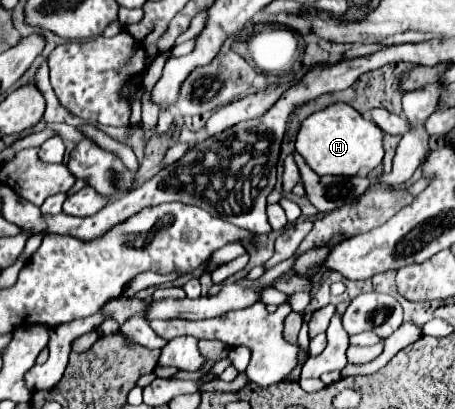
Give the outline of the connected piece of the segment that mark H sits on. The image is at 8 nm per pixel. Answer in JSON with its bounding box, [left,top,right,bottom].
[295,103,383,177]

